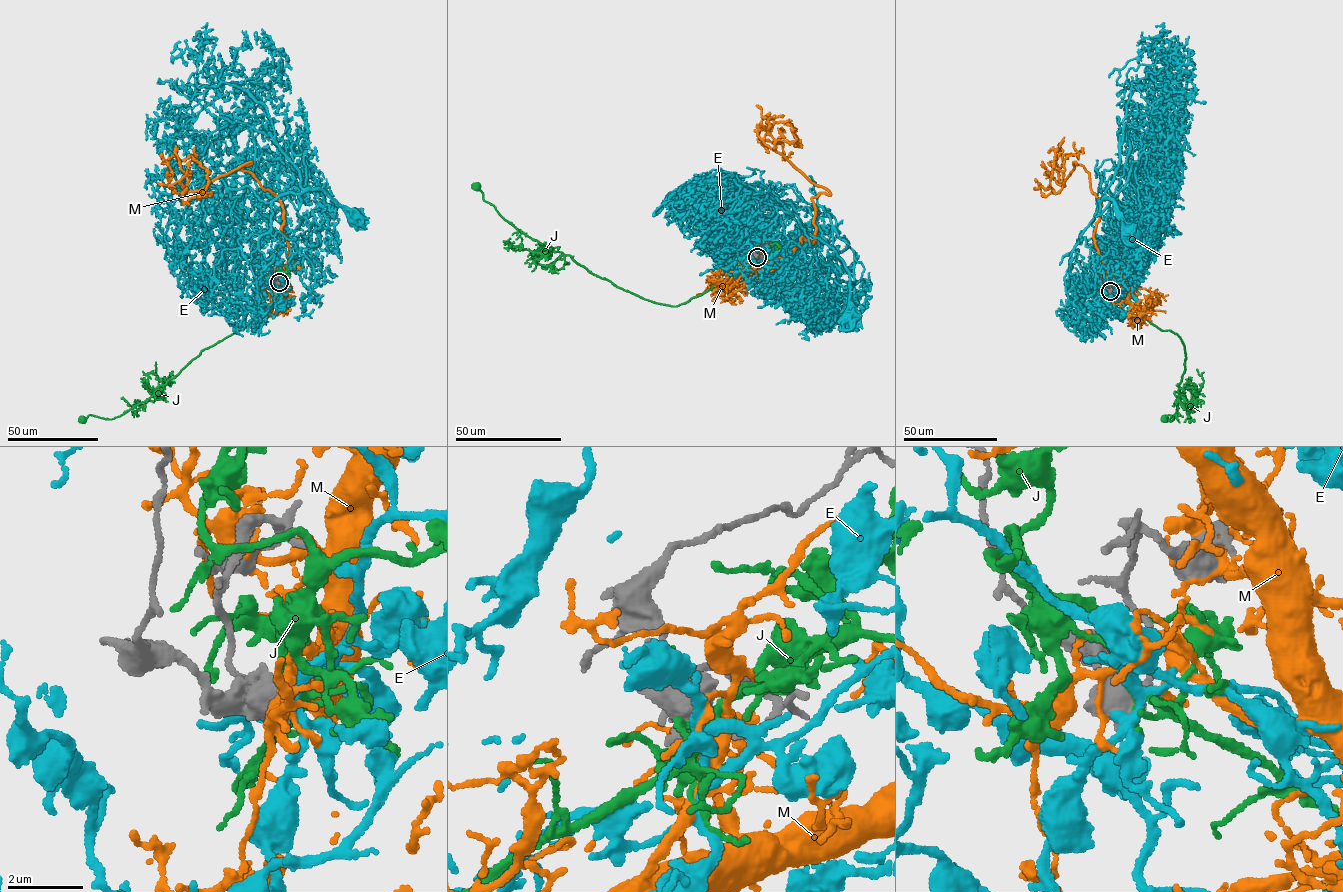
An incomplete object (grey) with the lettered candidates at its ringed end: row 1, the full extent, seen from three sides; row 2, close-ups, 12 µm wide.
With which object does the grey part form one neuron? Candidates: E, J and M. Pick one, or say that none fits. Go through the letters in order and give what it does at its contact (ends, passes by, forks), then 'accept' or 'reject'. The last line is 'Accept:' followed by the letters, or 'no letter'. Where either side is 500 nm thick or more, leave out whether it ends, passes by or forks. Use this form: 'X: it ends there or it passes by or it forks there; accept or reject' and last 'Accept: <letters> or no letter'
E: accept
J: reject
M: reject
Accept: E

